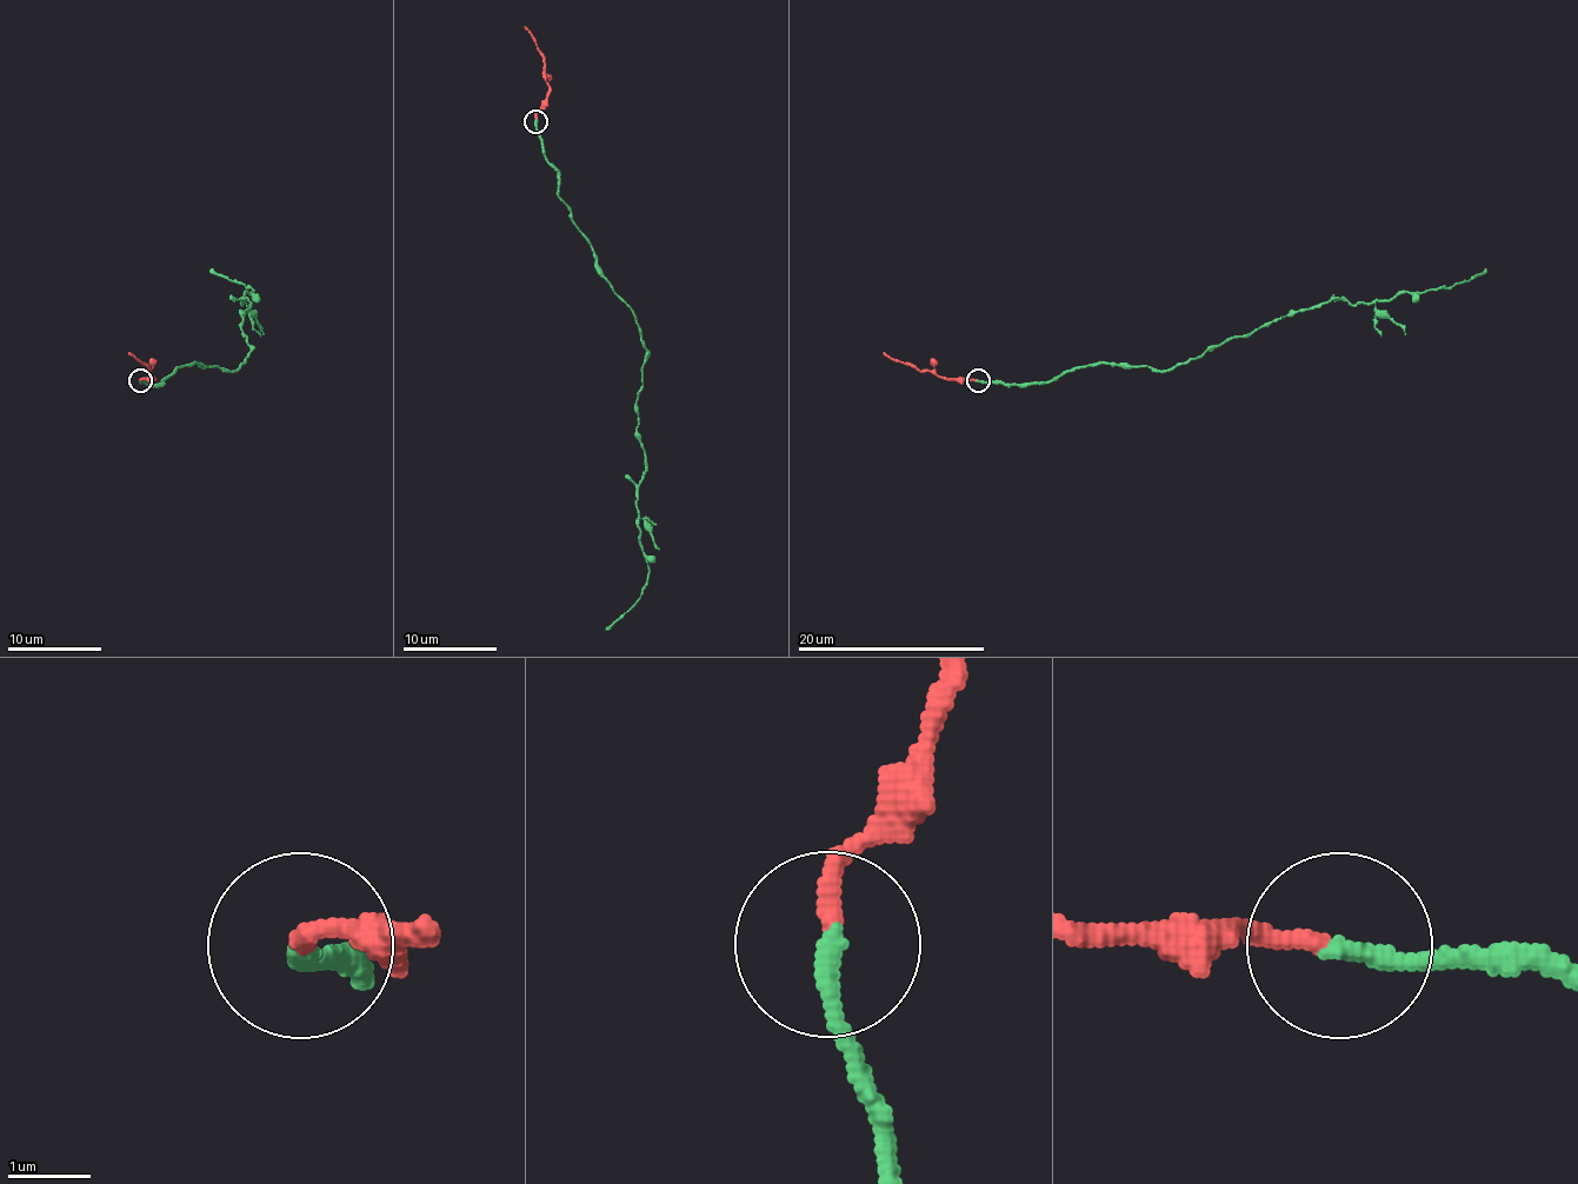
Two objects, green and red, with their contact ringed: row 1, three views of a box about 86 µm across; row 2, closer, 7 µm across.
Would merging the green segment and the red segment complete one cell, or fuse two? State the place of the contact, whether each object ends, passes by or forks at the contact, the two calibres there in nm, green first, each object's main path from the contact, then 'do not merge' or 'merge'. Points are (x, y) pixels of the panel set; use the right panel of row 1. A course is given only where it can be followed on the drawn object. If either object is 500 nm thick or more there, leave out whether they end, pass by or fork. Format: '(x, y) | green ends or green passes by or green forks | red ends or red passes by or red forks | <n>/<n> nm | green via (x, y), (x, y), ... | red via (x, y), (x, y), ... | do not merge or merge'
(978, 380) | green ends | red ends | 260/240 nm | green via (977, 381), (1054, 381), (1069, 370), (1109, 365), (1165, 372), (1332, 299), (1353, 306), (1450, 290), (1485, 268) | red via (977, 381), (939, 377), (894, 363), (883, 353) | do not merge

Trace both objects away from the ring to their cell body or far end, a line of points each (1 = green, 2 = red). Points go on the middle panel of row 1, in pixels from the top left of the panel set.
1: (536, 120), (559, 198), (646, 351), (637, 511), (648, 581), (606, 629)
2: (536, 120), (550, 82), (536, 38), (524, 26)

